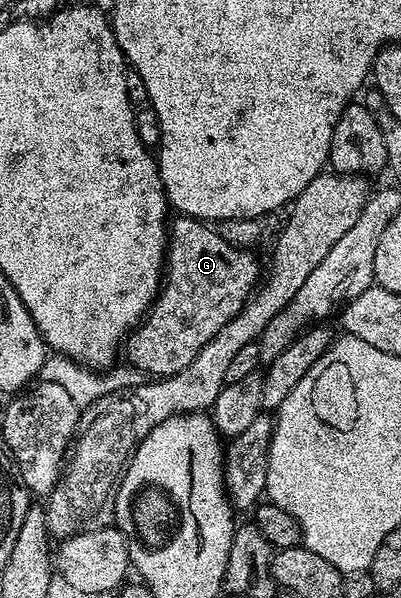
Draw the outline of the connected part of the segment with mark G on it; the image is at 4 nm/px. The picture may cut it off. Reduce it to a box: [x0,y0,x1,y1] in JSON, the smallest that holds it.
[123,215,263,378]

